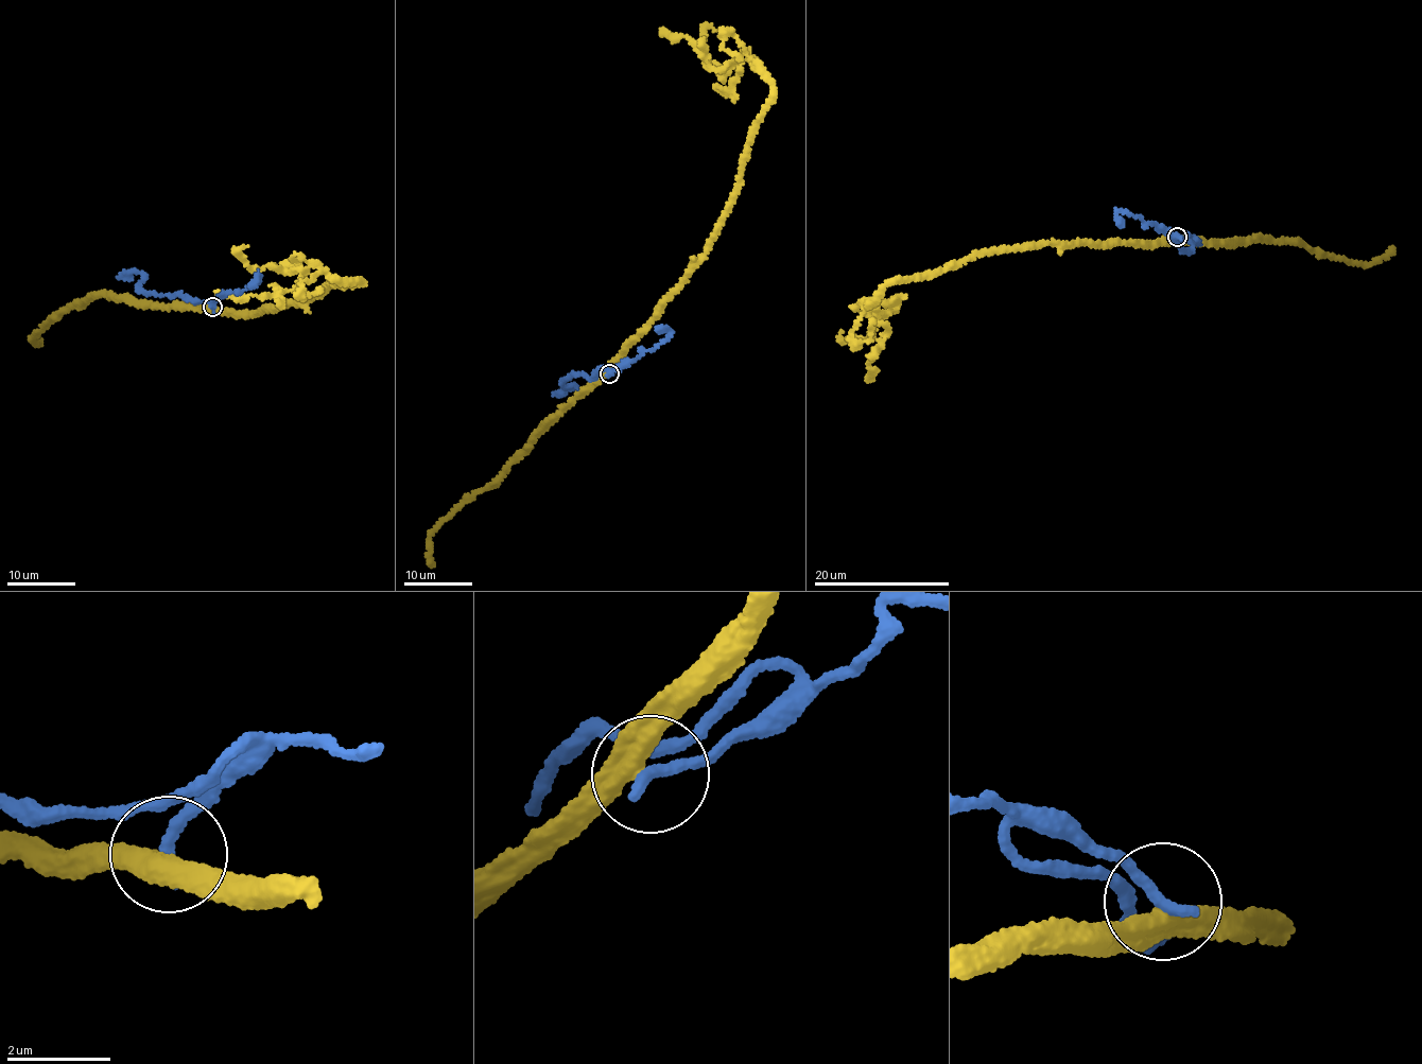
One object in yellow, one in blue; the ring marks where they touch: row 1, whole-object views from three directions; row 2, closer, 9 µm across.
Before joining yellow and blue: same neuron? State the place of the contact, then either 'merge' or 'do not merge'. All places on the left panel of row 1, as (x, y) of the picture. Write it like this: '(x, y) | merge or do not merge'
(212, 307) | do not merge

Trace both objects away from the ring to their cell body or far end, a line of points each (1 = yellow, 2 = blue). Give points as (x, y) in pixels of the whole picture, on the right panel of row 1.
1: (1177, 237), (1005, 247), (880, 288), (864, 303), (888, 328), (868, 365), (871, 377)
2: (1177, 237), (1171, 231), (1175, 242), (1181, 238), (1180, 247), (1188, 254), (1192, 247), (1188, 234), (1199, 245)

